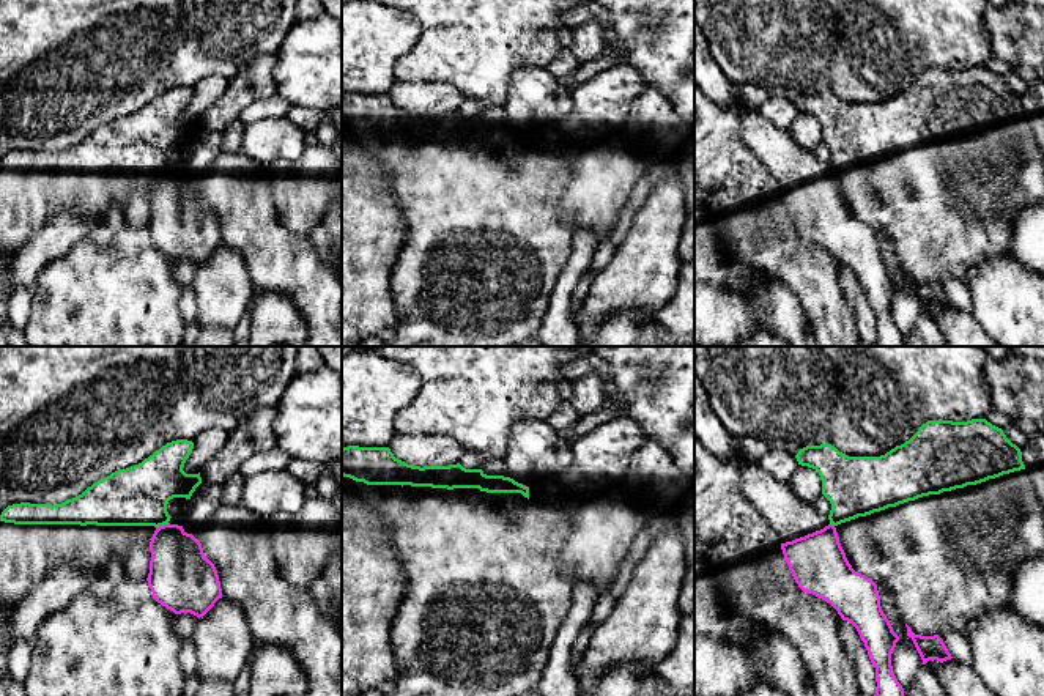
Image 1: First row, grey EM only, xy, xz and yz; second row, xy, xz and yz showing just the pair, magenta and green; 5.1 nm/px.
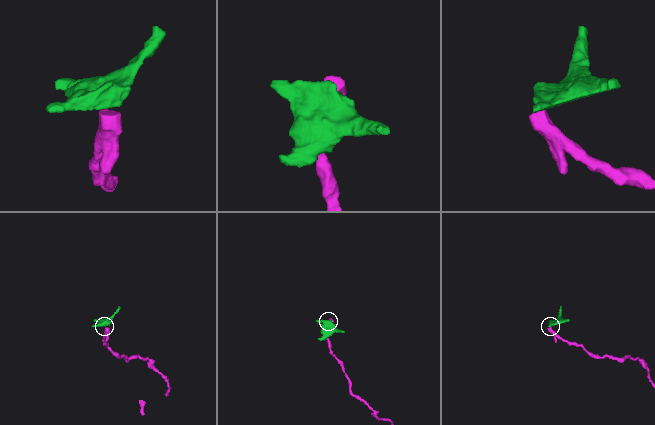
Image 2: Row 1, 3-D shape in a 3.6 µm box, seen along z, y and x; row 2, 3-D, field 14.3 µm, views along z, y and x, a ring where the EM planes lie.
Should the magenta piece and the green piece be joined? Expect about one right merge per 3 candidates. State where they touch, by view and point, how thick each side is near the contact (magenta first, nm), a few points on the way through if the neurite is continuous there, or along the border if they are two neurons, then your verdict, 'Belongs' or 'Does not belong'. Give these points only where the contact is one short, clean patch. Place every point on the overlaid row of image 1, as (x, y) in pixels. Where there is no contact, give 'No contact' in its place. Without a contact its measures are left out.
Touches magenta at xy (164, 525). Thickness 300 nm (magenta) against 300 nm. Boundary: xy (169, 523), (156, 528). Does not belong

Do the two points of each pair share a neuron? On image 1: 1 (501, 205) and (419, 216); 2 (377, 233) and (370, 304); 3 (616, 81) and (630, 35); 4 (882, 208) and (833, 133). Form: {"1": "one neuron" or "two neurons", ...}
{"1": "one neuron", "2": "one neuron", "3": "two neurons", "4": "one neuron"}

